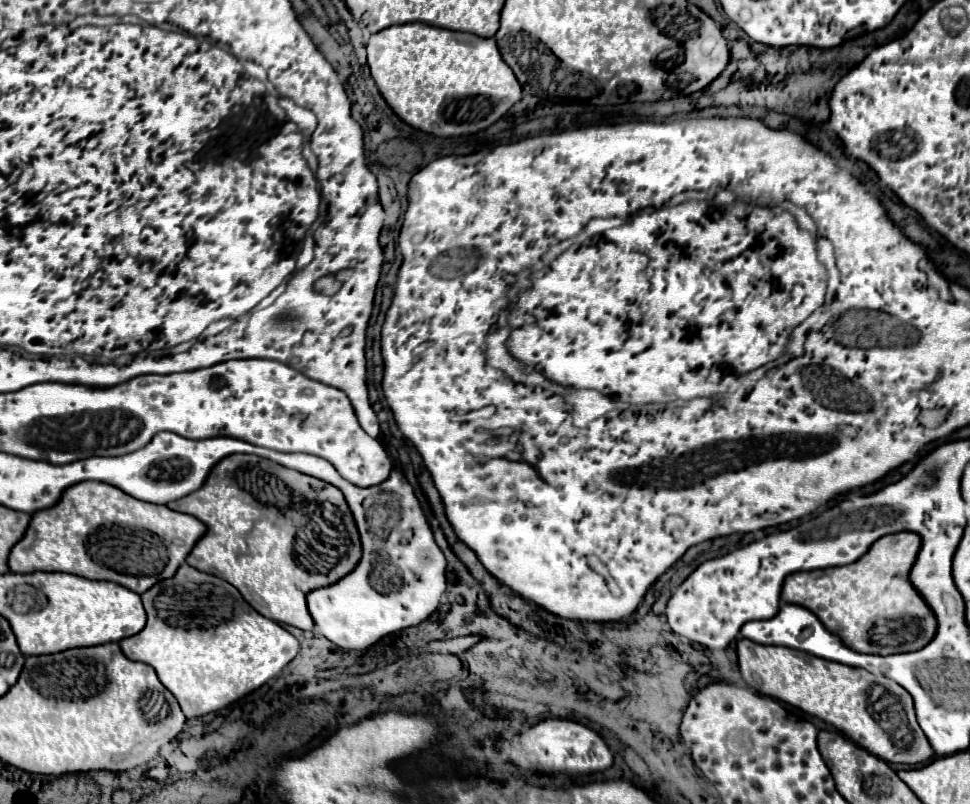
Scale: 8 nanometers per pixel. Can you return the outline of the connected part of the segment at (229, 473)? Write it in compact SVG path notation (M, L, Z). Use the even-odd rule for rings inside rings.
M241 455L225 457L223 461L219 461L213 467L213 471L209 473L209 477L201 489L193 491L177 501L171 501L169 507L175 511L193 515L207 525L207 533L203 535L203 539L197 541L197 545L193 547L193 551L187 557L187 563L191 567L229 581L233 587L239 589L243 599L257 613L265 615L267 619L273 619L275 623L293 625L303 631L311 631L315 627L313 617L309 615L309 609L307 609L307 593L313 589L319 589L319 587L333 585L339 579L343 579L345 575L349 575L357 567L361 553L363 553L353 513L351 513L343 493L335 485L325 483L317 477L303 475L299 471L281 467L267 459L261 461L251 455L247 455L245 461ZM245 469L271 469L273 477L283 481L291 489L291 493L295 497L299 497L291 503L291 511L279 513L273 507L261 505L249 491L241 489L235 479L235 471L245 471ZM313 501L315 503L331 501L335 507L339 507L343 511L343 523L347 527L347 537L349 537L349 551L341 553L335 563L333 561L325 563L323 573L303 571L295 565L295 559L293 559L293 545L297 541L297 531L305 525L305 511L297 511L297 509L301 509Z

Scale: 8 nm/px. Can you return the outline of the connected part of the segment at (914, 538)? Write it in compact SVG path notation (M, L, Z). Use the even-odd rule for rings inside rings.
M899 531L893 535L885 535L877 539L871 549L855 563L845 567L829 567L819 571L799 571L785 579L781 599L785 603L805 605L811 613L819 617L819 621L835 635L839 635L851 649L859 653L873 653L873 655L893 655L893 653L907 653L923 649L933 635L937 633L937 617L919 591L913 587L909 573L913 563L917 561L921 549L921 537L913 531Z

